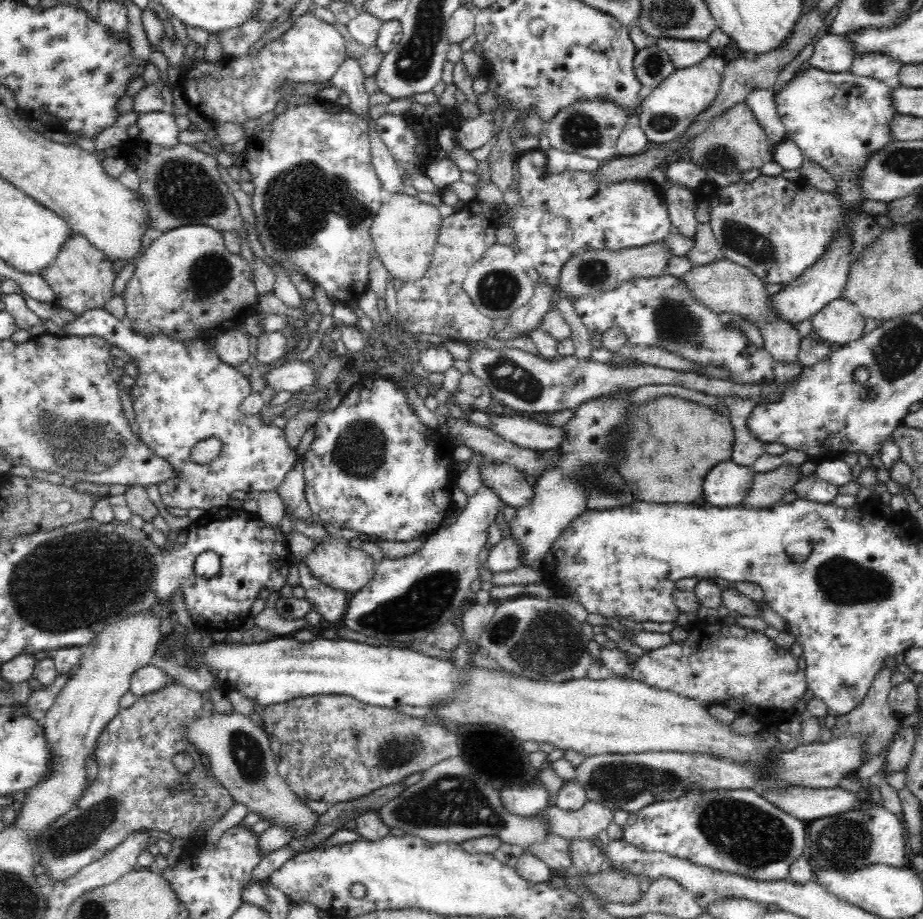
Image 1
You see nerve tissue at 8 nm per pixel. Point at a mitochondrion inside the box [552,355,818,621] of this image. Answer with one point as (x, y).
(602, 486)

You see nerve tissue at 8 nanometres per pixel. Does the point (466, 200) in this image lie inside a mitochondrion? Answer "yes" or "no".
no

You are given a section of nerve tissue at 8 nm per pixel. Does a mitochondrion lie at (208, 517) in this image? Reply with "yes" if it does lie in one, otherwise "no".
no

